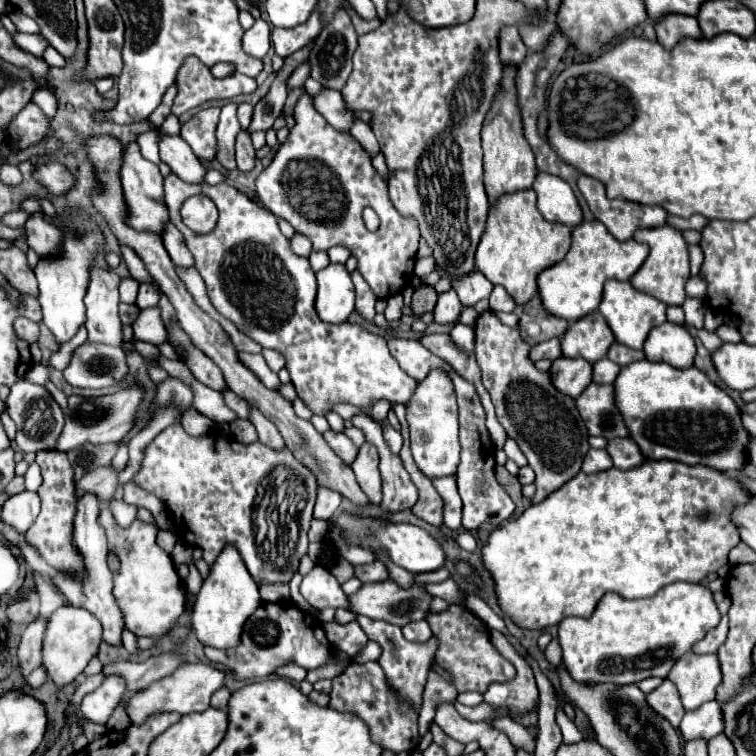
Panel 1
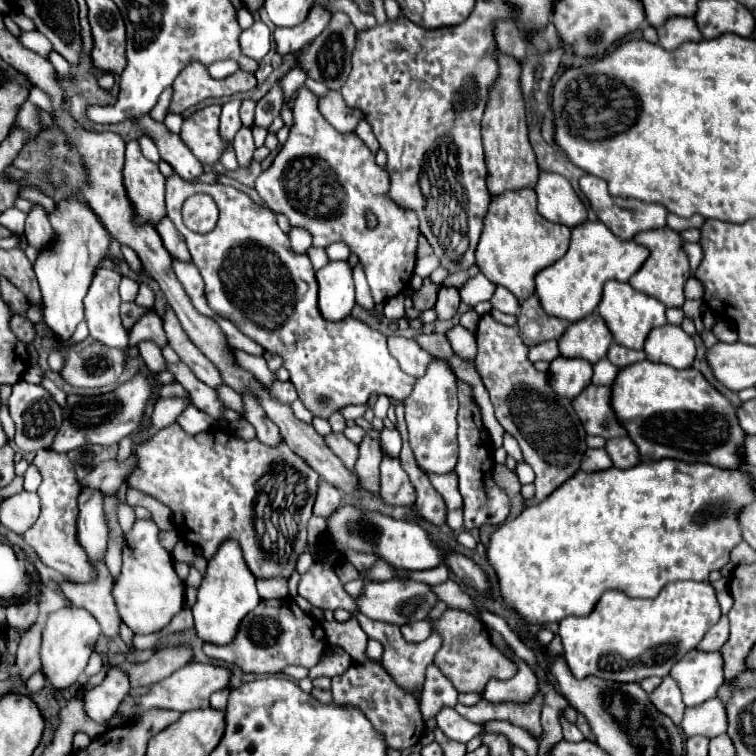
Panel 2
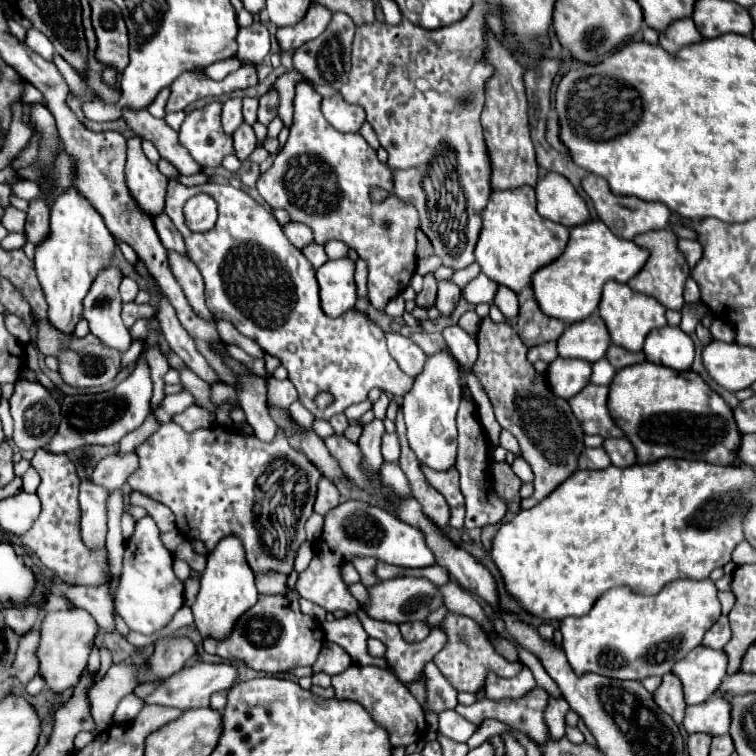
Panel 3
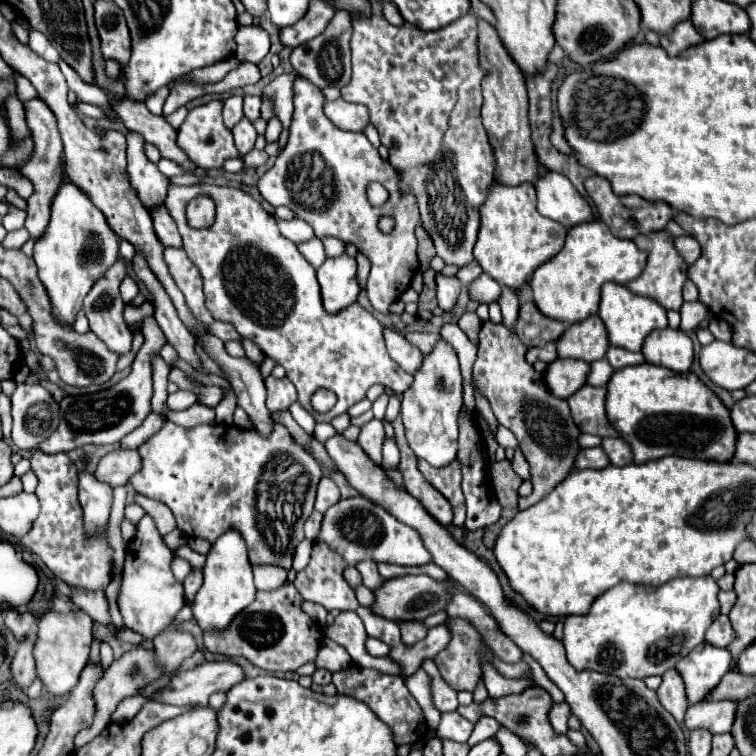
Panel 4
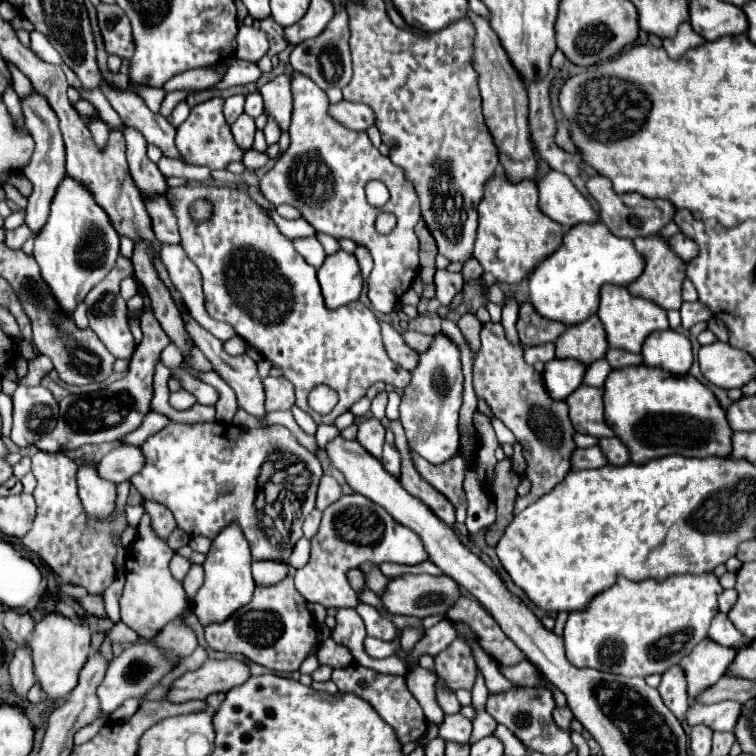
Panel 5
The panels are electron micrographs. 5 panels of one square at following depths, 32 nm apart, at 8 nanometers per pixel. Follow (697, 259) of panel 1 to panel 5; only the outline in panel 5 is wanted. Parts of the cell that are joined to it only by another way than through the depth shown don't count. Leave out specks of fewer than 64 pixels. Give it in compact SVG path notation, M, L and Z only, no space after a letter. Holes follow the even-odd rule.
M676 234L676 236L672 236L668 242L670 242L672 250L674 250L682 260L686 260L686 262L688 262L688 260L694 260L696 254L698 254L696 242L690 240L690 238L684 236L684 234Z

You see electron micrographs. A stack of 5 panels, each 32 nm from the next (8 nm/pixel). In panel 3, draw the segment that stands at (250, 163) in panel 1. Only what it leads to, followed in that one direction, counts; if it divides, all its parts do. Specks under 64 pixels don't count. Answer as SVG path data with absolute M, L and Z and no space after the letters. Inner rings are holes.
M242 124L242 126L234 132L232 140L234 140L236 158L244 164L244 162L248 160L248 156L252 154L252 150L256 148L256 138L254 138L254 130L252 130L252 126Z

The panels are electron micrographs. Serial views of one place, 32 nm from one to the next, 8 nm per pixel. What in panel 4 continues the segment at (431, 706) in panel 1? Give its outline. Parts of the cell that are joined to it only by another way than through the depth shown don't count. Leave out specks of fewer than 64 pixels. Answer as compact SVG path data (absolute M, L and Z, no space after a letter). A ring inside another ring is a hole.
M426 660L426 664L422 666L424 672L432 678L432 702L440 712L454 712L458 708L458 700L456 700L456 690L452 690L446 680L440 676L434 660Z

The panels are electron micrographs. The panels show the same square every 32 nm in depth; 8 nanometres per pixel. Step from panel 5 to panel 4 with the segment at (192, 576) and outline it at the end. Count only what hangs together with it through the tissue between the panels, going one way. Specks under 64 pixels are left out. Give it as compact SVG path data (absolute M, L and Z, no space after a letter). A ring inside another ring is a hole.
M192 570L190 576L184 580L184 590L186 590L188 604L192 604L192 600L194 600L200 586L202 586L202 570Z

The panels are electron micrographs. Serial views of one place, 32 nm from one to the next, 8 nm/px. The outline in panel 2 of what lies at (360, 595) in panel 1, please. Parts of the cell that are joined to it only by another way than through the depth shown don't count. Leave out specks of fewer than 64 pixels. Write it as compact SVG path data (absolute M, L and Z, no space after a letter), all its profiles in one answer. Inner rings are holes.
M392 578L386 582L366 582L362 594L356 598L356 610L372 620L382 620L382 622L390 622L396 626L404 626L414 620L426 620L436 600L438 596L430 590L428 584L414 582L414 580L402 582L402 580Z

